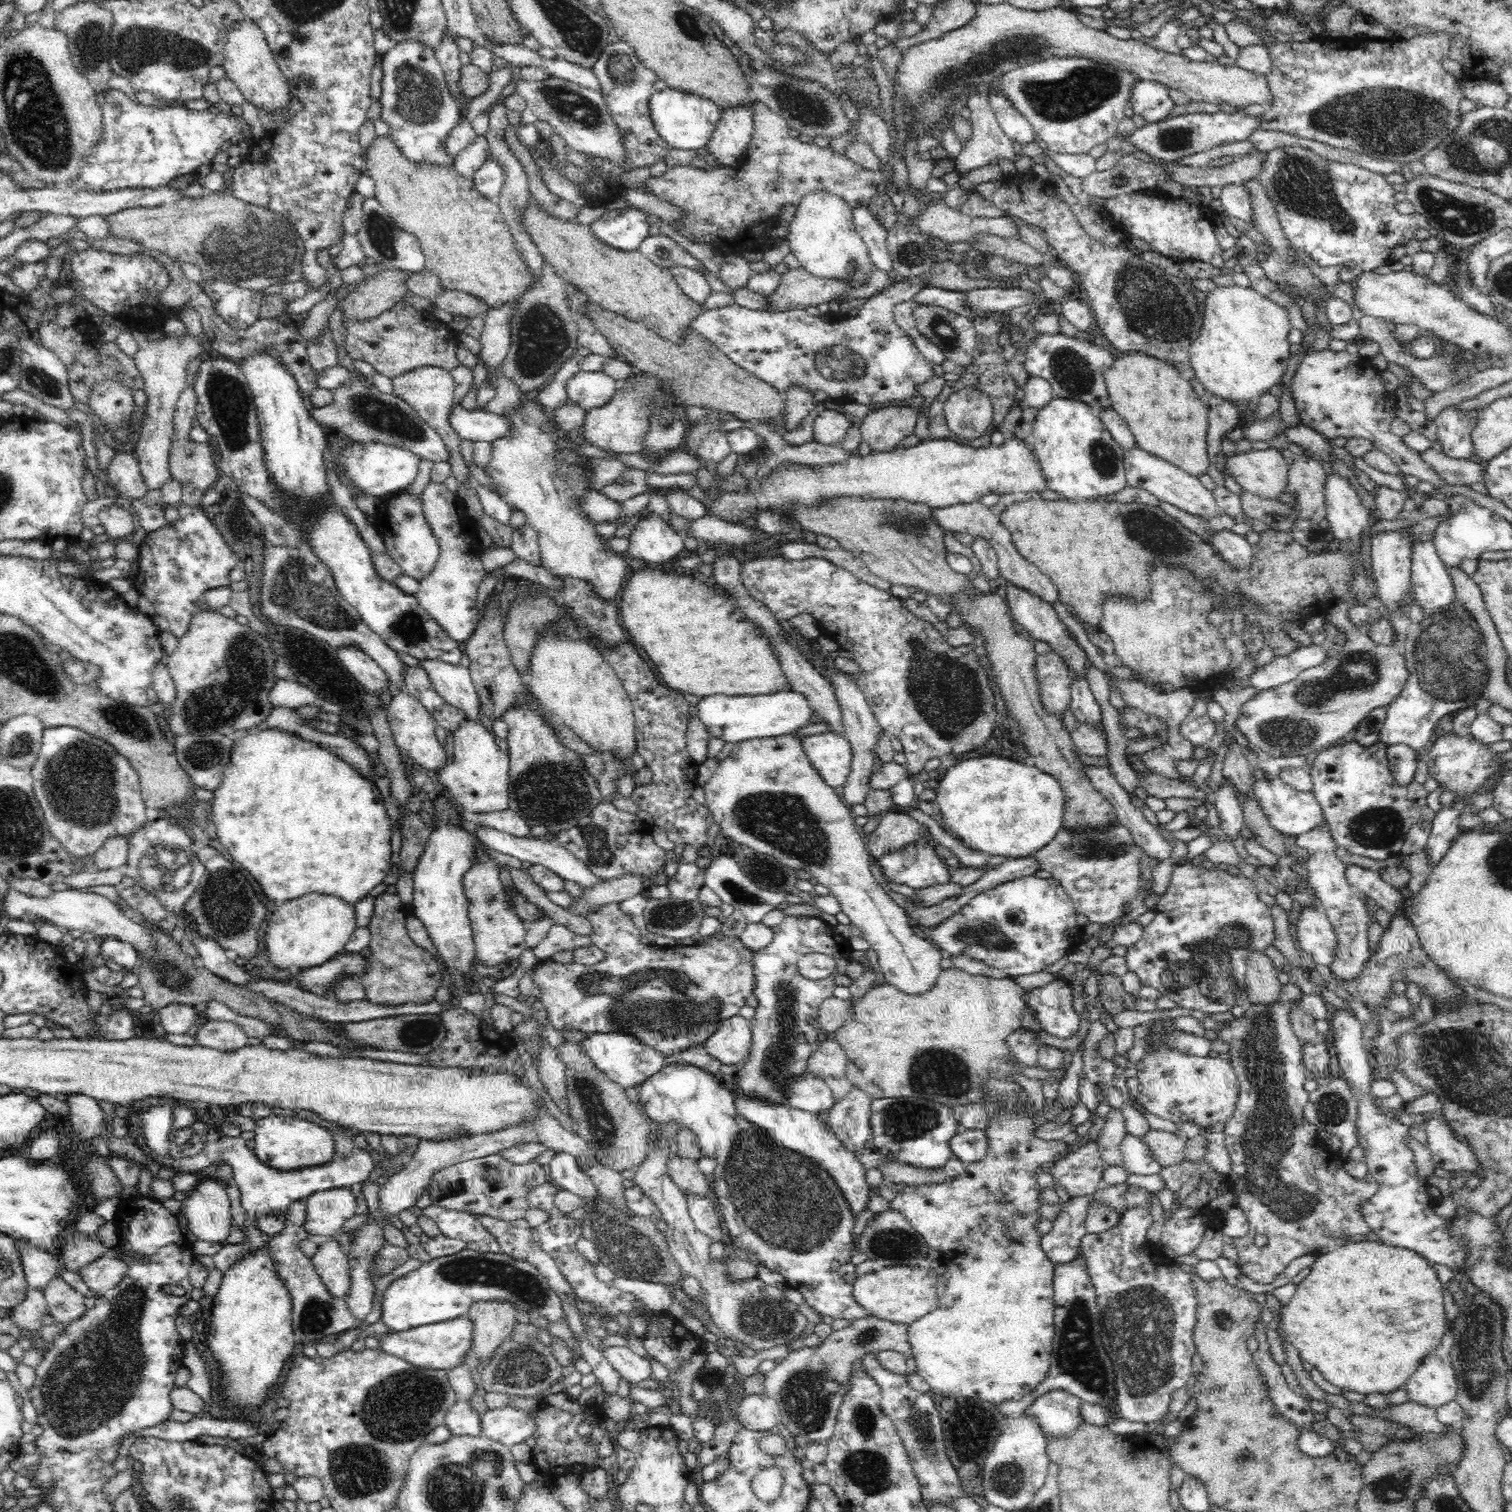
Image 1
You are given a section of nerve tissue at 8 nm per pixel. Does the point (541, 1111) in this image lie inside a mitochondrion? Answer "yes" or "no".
no

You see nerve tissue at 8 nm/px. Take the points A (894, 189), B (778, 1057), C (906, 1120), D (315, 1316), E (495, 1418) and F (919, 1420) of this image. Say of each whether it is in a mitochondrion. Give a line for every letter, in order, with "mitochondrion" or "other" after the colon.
A: other
B: mitochondrion
C: mitochondrion
D: mitochondrion
E: other
F: mitochondrion

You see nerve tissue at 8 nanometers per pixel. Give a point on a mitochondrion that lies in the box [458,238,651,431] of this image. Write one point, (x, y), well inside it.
(541, 335)

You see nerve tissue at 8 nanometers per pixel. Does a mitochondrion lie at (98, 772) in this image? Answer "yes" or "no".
yes

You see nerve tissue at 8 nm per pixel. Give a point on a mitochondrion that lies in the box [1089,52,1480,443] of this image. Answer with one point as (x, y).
(1392, 123)

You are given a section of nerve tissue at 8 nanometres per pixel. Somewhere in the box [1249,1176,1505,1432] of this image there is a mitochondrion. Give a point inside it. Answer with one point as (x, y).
(1475, 1359)

